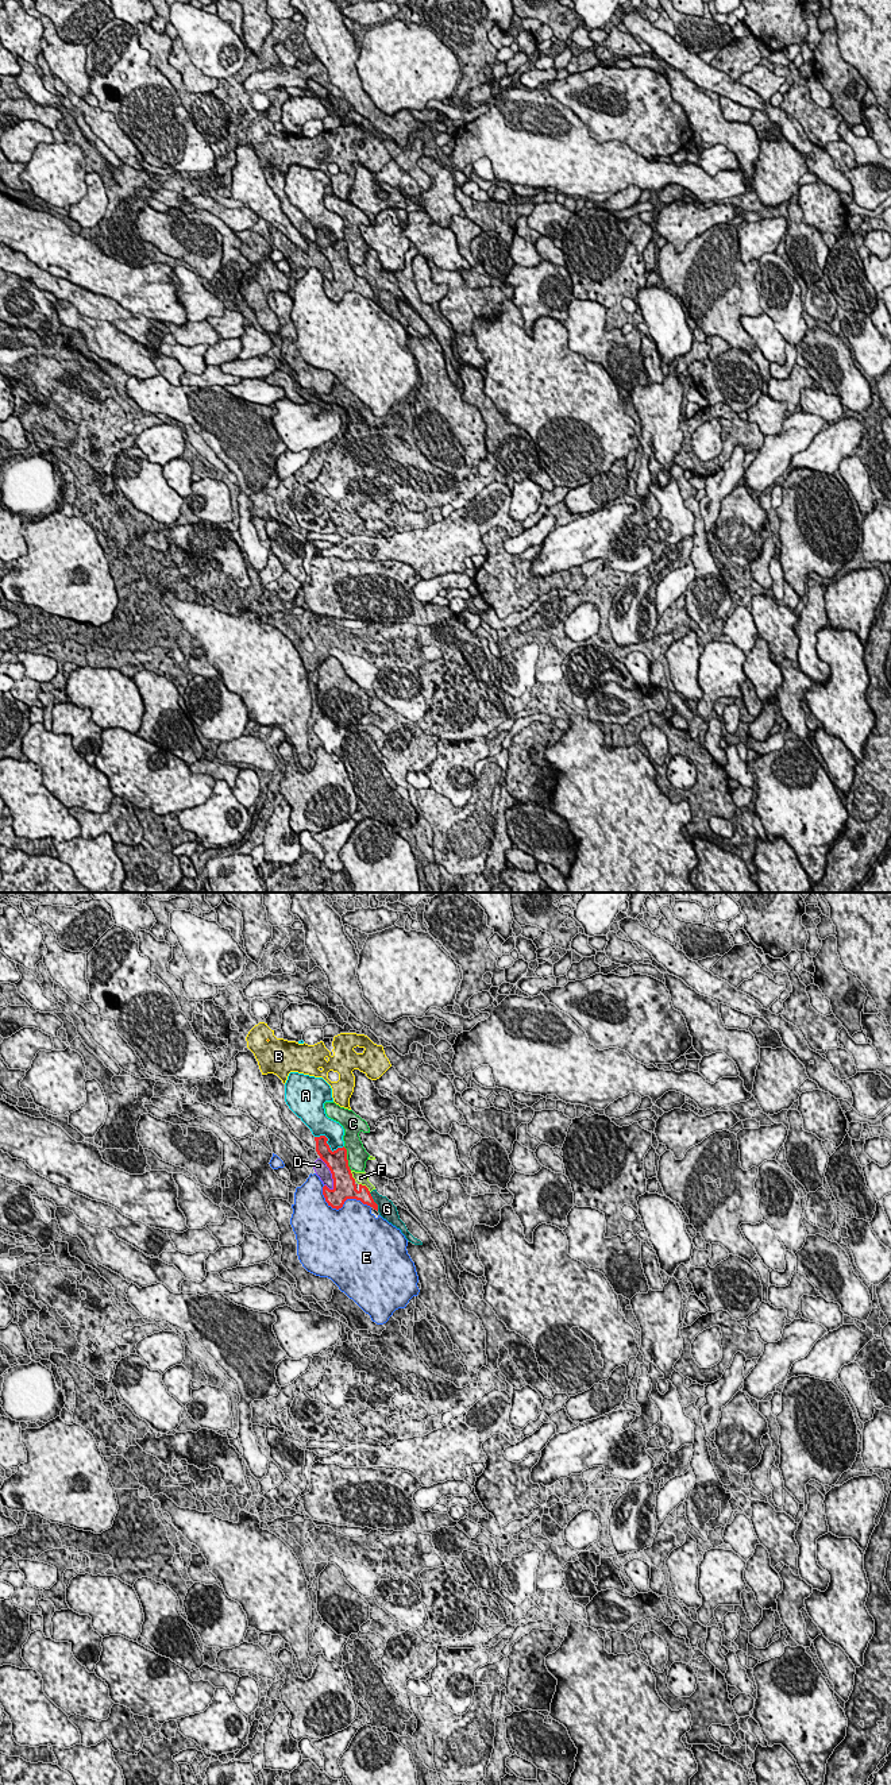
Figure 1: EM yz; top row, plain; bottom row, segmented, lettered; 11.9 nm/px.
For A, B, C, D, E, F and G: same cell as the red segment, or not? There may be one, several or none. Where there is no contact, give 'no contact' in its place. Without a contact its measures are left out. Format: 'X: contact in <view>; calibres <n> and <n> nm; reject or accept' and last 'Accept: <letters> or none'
A: contact in yz; calibres 240 and 260 nm; reject
B: no contact; reject
C: contact in yz; calibres 240 and 240 nm; reject
D: contact in yz; calibres 280 and 160 nm; reject
E: contact in yz; calibres 280 and 480 nm; reject
F: contact in yz; calibres 280 and 160 nm; reject
G: contact in yz; calibres 160 and 200 nm; reject
Accept: none

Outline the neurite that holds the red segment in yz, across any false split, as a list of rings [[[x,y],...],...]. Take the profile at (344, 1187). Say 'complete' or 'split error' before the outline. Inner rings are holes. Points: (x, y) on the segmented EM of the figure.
complete; [[[325,1136],[315,1137],[315,1141],[316,1152],[329,1168],[333,1179],[332,1190],[327,1185],[323,1187],[323,1195],[328,1206],[339,1210],[347,1199],[356,1199],[378,1211],[378,1204],[374,1202],[369,1188],[362,1184],[355,1184],[355,1179],[348,1167],[347,1149],[343,1146],[332,1152]]]

